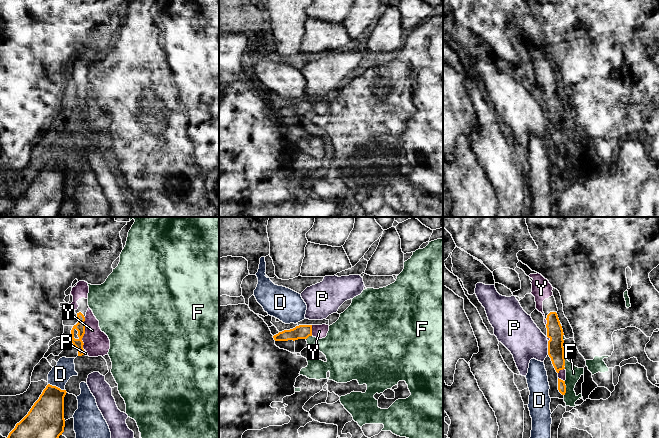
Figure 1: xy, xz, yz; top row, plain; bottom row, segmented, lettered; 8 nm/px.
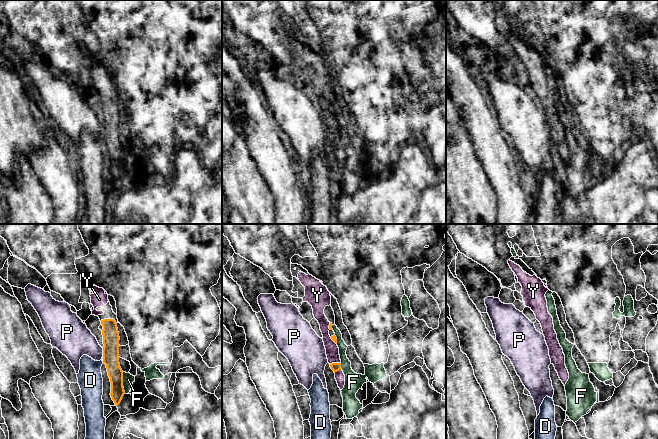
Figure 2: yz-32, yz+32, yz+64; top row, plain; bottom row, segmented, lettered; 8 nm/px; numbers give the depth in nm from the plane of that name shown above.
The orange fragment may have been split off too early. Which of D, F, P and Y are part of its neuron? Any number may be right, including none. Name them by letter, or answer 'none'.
Y

